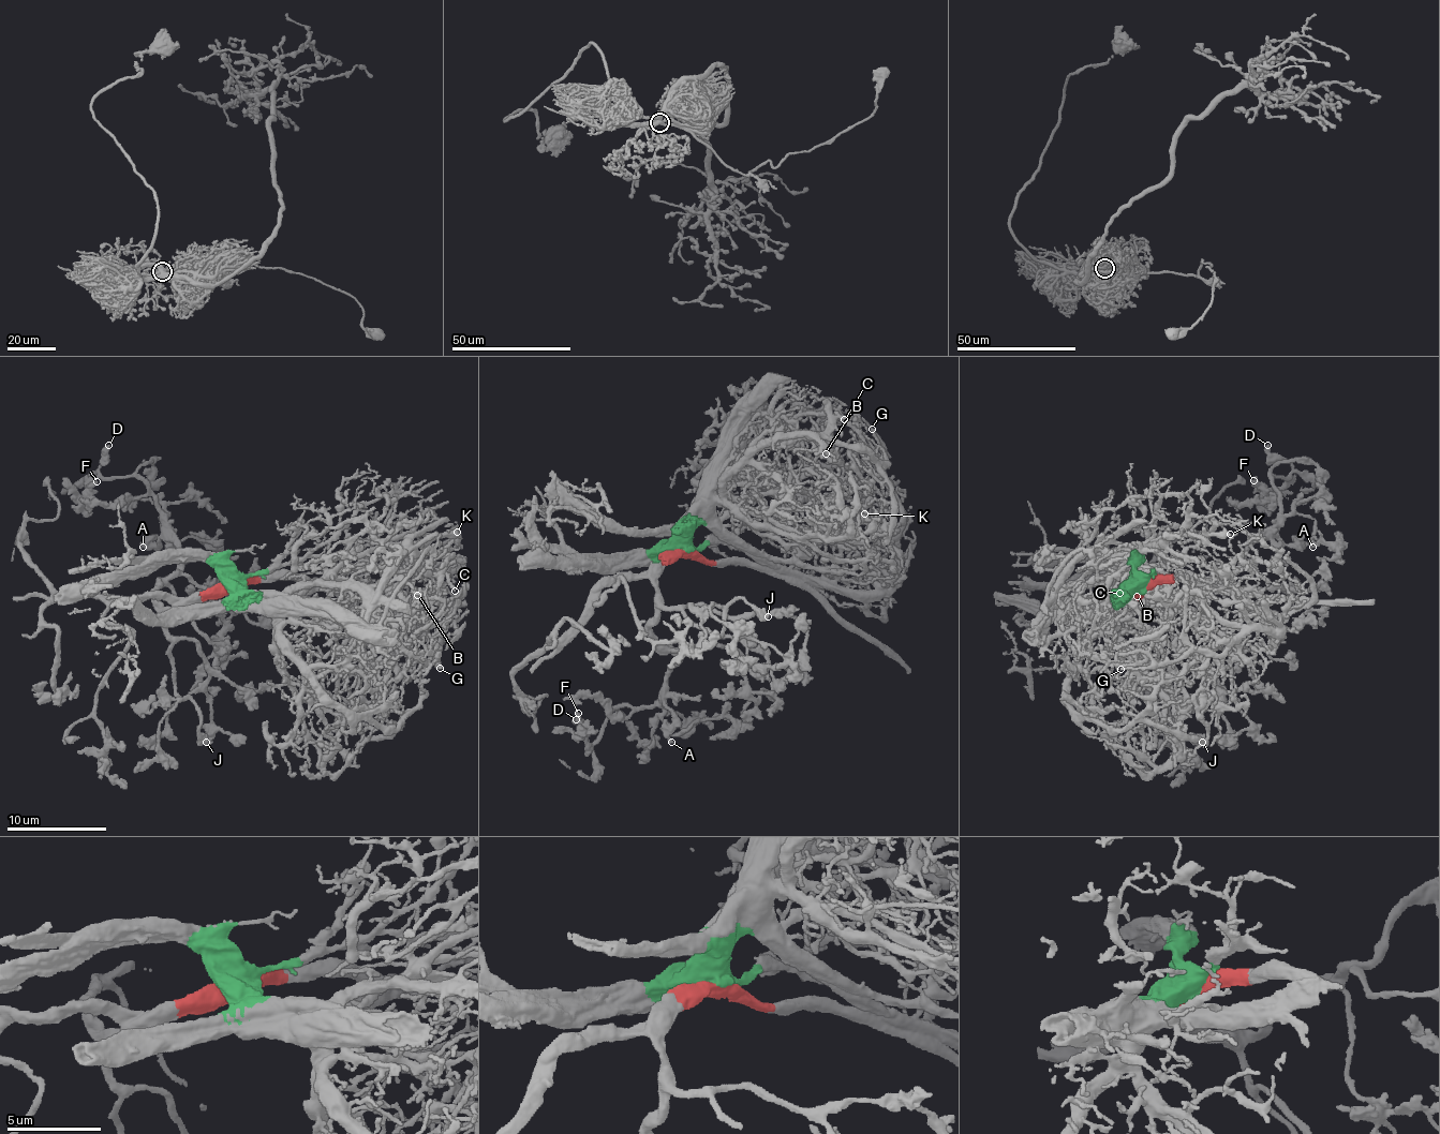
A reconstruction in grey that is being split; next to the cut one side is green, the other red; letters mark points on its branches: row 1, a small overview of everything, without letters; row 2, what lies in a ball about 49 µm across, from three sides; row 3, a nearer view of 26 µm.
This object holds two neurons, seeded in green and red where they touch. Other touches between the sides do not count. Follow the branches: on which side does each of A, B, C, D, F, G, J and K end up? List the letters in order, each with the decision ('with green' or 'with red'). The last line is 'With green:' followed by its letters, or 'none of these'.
A: with red
B: with green
C: with green
D: with red
F: with red
G: with green
J: with red
K: with green
With green: B, C, G, K

